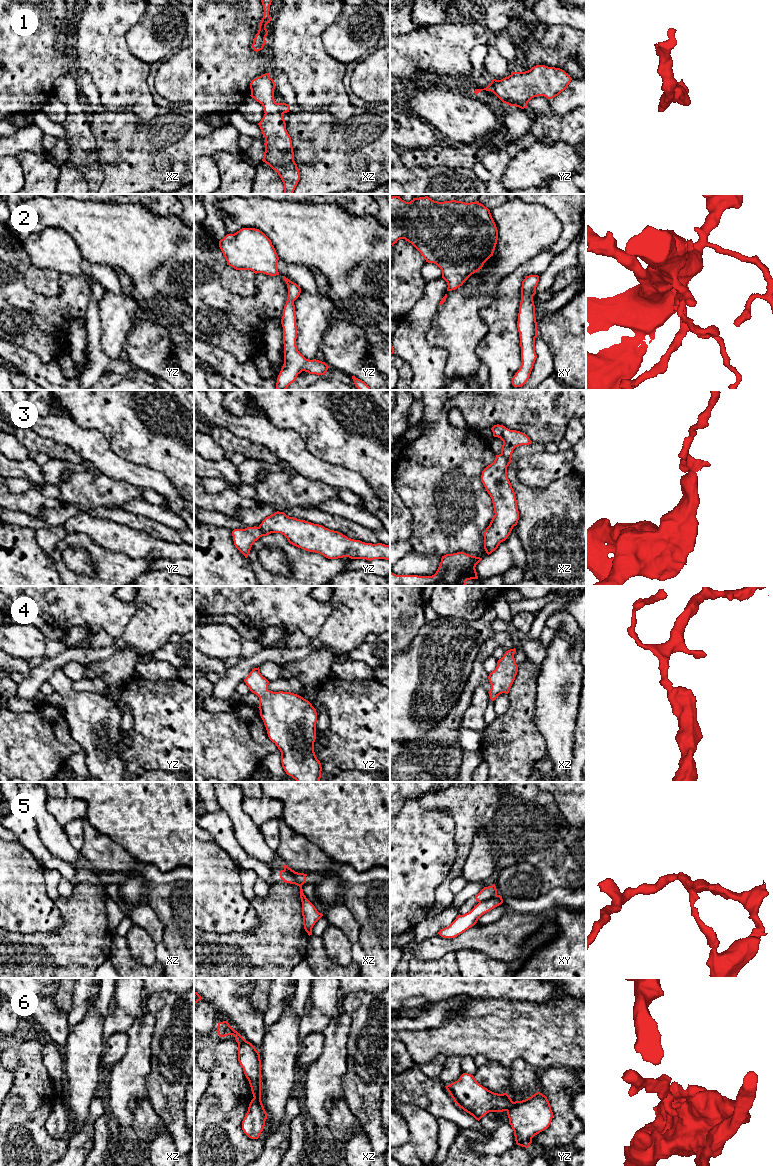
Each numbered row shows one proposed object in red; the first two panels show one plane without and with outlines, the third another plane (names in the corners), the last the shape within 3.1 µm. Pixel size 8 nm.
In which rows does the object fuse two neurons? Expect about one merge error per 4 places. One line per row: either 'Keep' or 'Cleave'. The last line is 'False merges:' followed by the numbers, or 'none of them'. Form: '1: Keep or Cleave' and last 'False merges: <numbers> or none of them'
1: Keep
2: Keep
3: Cleave
4: Keep
5: Cleave
6: Cleave
False merges: 3, 5, 6

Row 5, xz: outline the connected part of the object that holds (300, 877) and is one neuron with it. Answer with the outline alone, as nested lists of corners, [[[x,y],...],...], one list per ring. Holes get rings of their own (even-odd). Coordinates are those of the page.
[[[283,865],[283,868],[287,870],[289,873],[291,873],[294,876],[294,878],[297,880],[297,882],[300,883],[301,885],[306,883],[307,874],[295,872],[291,868],[289,868],[287,865]]]

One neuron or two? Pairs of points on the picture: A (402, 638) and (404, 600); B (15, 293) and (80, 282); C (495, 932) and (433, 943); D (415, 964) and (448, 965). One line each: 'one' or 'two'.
A: one
B: one
C: one
D: one

